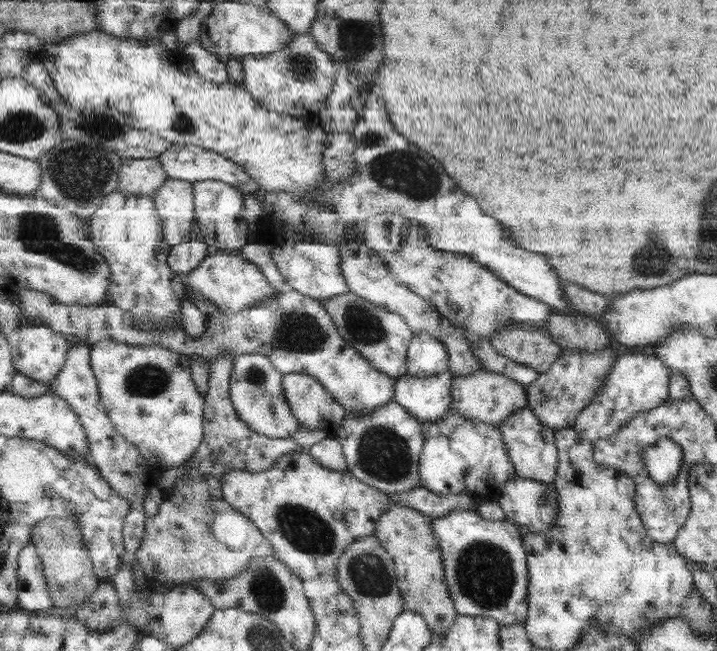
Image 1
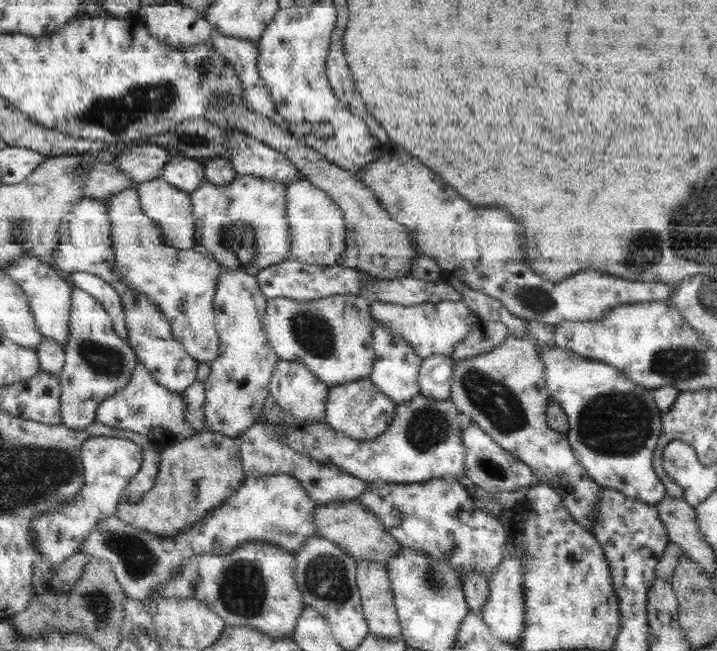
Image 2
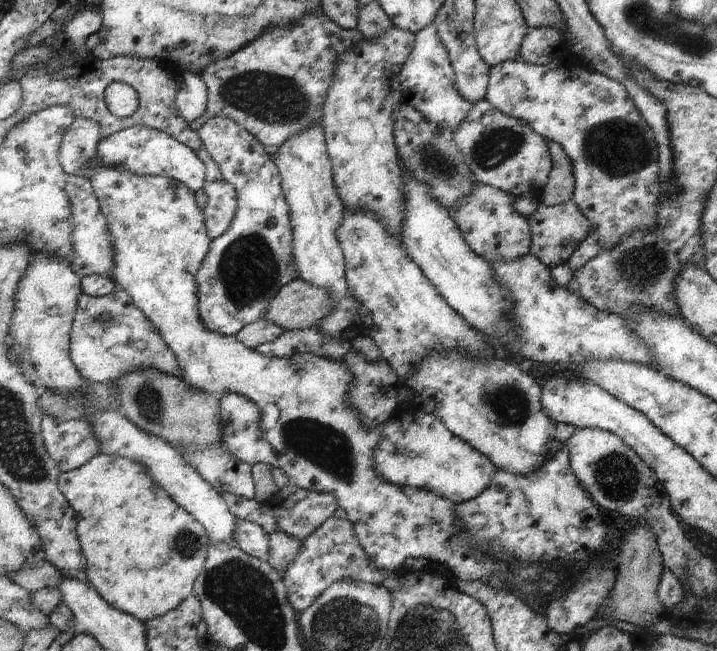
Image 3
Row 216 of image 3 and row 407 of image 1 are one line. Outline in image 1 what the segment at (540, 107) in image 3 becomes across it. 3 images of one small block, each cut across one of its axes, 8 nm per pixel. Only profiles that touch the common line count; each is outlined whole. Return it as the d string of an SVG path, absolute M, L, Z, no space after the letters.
M621 354L617 356L600 391L579 412L570 427L579 435L579 438L588 440L591 444L594 440L613 436L635 413L651 410L668 398L668 373L668 368L665 368L663 363L653 355Z

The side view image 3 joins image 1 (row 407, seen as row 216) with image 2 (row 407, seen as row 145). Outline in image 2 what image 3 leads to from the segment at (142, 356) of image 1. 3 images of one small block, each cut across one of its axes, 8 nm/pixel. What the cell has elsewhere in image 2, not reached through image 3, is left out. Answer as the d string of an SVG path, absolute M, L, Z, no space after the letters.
M81 288L72 292L70 338L65 345L66 363L59 375L62 383L62 422L85 430L98 420L101 403L131 383L138 359L134 349L118 335L107 309Z

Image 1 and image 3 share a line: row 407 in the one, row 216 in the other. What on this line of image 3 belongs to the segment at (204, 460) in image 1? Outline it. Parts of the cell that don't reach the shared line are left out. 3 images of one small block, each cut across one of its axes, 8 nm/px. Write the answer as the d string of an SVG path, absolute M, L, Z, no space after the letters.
M210 181L204 188L208 196L204 210L206 225L214 241L231 228L231 223L238 211L239 192L229 181Z

